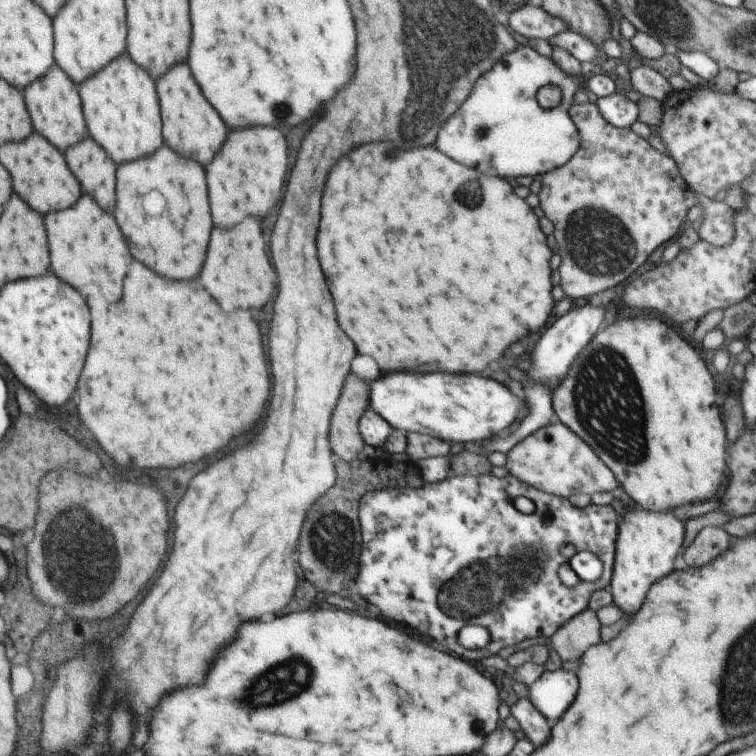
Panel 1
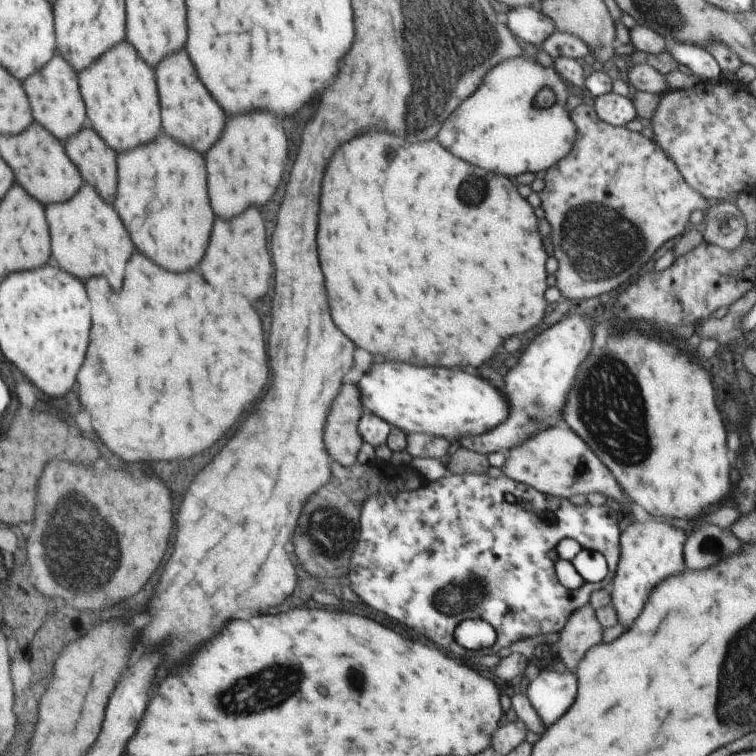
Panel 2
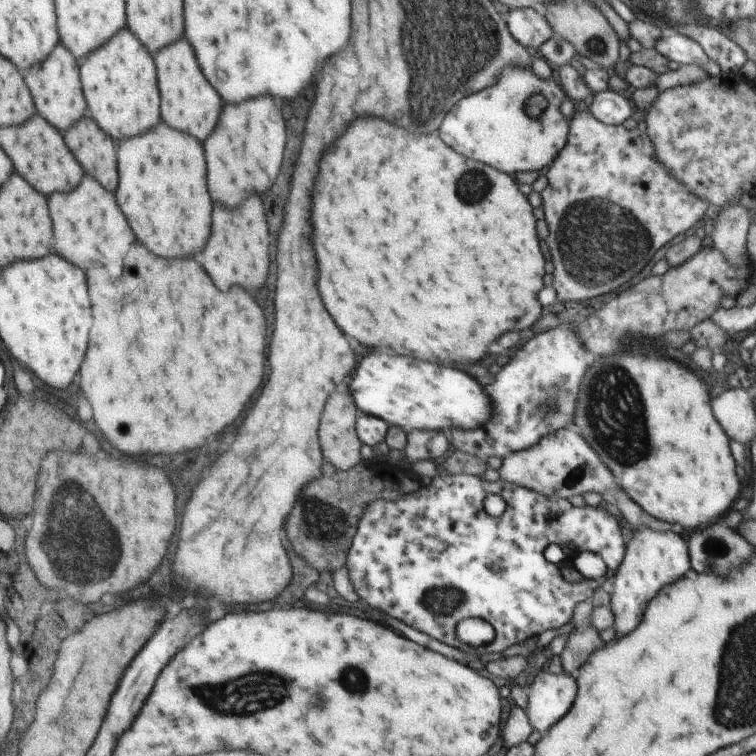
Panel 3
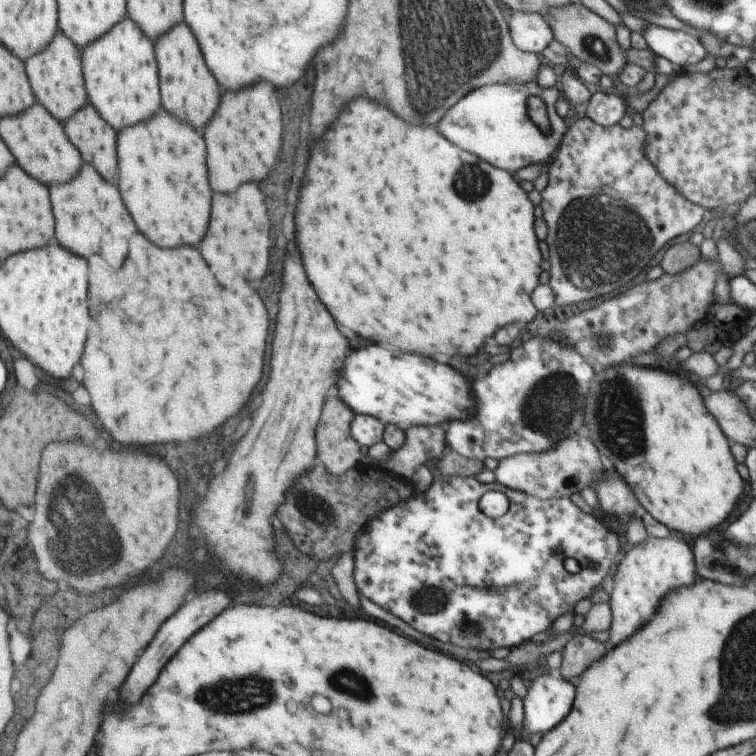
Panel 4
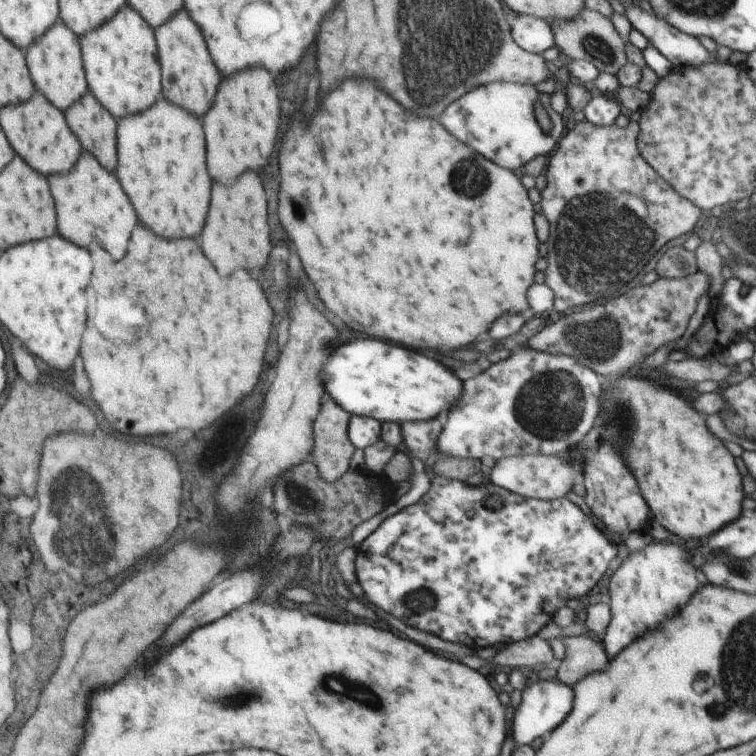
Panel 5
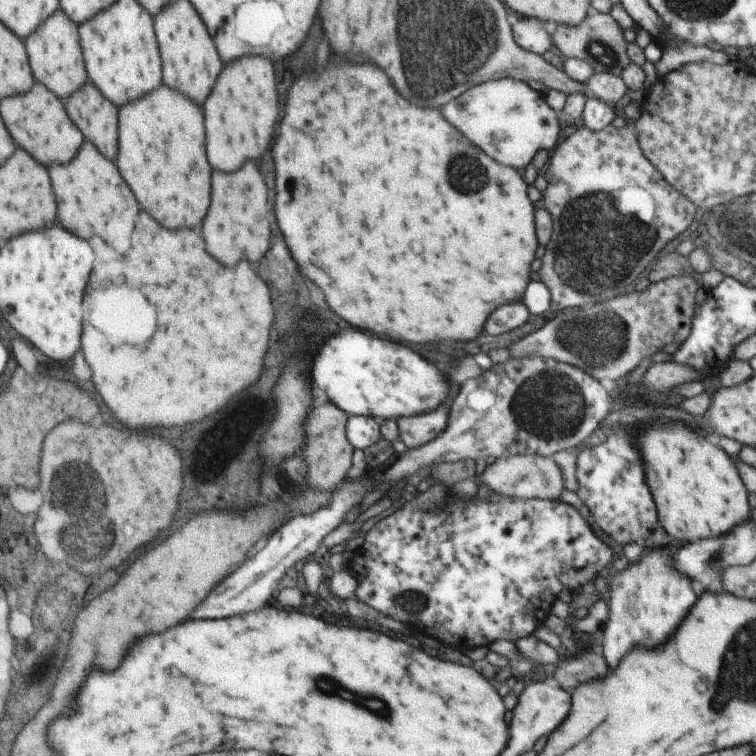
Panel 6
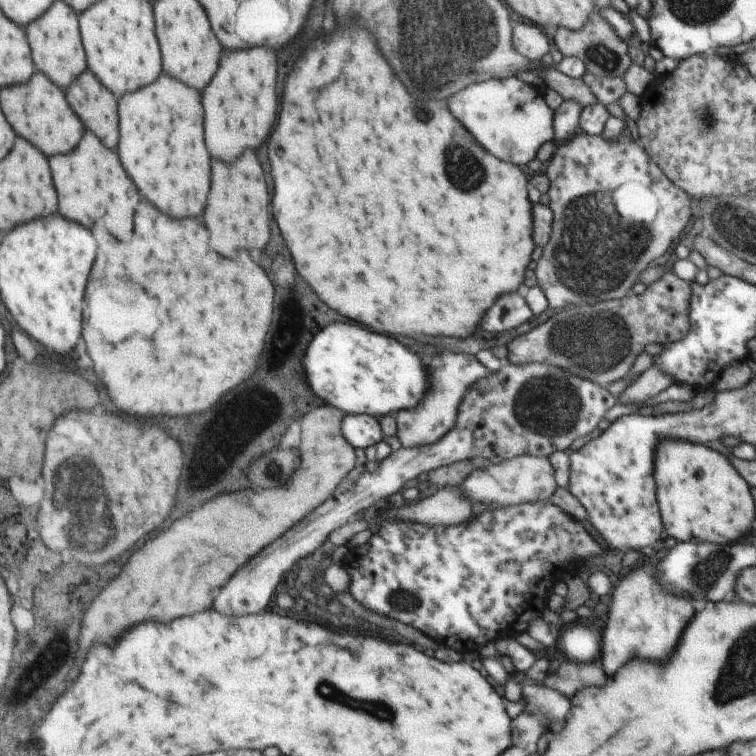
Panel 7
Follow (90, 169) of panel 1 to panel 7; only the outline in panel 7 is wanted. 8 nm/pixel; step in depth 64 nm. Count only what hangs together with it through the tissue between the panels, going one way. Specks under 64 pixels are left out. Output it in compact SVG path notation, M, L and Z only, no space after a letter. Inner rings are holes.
M87 68L65 94L70 94L70 107L82 114L81 122L86 122L86 129L98 134L114 150L118 144L120 104L113 92Z

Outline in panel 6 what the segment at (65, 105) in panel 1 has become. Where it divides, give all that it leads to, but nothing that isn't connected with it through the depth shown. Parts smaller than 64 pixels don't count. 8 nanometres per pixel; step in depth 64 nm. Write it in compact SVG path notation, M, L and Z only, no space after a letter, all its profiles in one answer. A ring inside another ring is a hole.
M58 8L53 17L50 17L32 37L25 40L30 42L29 61L30 66L34 66L35 82L49 87L64 102L68 101L74 93L84 89L88 80L78 27L65 10Z

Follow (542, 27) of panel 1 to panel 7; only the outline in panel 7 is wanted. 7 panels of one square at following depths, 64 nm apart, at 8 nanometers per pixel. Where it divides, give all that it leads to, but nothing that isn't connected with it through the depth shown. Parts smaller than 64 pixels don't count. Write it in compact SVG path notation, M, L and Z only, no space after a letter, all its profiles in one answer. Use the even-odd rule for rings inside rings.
M516 22L512 26L511 44L516 53L531 62L540 61L550 53L550 42L539 27L526 22Z

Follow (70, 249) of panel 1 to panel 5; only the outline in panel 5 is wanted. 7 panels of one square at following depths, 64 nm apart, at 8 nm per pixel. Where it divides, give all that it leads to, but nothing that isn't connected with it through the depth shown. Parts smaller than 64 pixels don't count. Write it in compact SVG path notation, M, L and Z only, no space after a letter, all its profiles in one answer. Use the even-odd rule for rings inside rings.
M86 152L82 156L82 162L78 162L74 170L76 172L72 176L48 176L58 212L58 232L84 248L92 244L102 244L104 250L108 250L110 256L114 256L114 260L122 260L126 256L132 230L138 222L134 206L130 204L118 178L112 172L108 172L92 154Z

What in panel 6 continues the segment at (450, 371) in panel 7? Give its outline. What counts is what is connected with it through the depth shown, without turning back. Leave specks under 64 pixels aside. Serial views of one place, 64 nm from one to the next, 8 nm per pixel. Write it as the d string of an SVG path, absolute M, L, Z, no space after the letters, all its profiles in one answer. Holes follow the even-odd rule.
M452 397L440 408L420 414L420 416L409 416L408 418L399 418L400 440L412 450L420 448L429 442L432 442L441 432L446 430L446 422L450 417L450 401Z

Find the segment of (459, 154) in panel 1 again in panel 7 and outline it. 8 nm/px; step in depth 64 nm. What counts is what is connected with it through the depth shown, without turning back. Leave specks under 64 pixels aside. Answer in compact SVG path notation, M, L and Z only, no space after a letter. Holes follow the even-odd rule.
M507 77L504 79L486 79L483 82L470 84L464 90L460 90L458 94L452 96L450 100L450 108L452 114L460 122L464 122L464 128L496 158L506 162L514 162L518 166L526 166L533 160L539 148L545 142L553 142L553 119L554 112L551 110L542 94L538 90L534 90L522 80L516 77Z

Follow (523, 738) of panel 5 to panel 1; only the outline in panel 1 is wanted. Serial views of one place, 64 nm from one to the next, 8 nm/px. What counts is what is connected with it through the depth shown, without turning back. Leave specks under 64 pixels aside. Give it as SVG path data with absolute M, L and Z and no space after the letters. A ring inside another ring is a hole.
M572 670L544 671L529 688L529 701L548 720L558 720L574 702L578 677Z

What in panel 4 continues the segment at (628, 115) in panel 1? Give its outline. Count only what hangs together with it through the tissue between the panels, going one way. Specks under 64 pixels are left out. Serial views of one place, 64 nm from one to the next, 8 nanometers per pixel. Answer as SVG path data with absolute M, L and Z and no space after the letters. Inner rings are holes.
M597 88L593 90L587 109L587 116L592 122L605 127L618 125L627 112L629 109L624 98L607 94Z

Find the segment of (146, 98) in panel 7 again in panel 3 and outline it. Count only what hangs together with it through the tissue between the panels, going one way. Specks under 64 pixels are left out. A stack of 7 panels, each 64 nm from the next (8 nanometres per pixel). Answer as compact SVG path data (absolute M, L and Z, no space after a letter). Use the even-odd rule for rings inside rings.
M161 119L150 134L126 138L124 142L120 140L118 166L122 166L122 186L118 186L118 198L122 198L126 218L134 222L134 234L138 234L138 240L158 256L178 258L198 254L204 248L210 236L212 198L206 186L202 142L186 132L170 128L168 124ZM170 214L172 226L178 232L176 240L170 240Z

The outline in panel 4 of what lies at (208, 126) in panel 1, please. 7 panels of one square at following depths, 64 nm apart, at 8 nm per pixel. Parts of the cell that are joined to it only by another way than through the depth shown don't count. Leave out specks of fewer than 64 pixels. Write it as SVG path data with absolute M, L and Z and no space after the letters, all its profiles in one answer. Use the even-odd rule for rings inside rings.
M174 26L155 46L158 46L157 65L162 66L161 108L170 110L180 120L192 122L194 128L202 128L218 108L220 86L206 66L196 38L186 26Z

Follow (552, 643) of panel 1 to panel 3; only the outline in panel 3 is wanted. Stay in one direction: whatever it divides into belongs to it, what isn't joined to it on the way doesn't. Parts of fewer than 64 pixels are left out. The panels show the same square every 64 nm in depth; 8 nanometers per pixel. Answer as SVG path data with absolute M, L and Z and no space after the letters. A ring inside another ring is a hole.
M591 600L577 604L574 608L571 619L574 627L568 634L566 645L559 655L564 673L575 676L578 668L590 658L590 654L606 644L600 639L601 634L598 630L590 624L593 610L594 606Z

